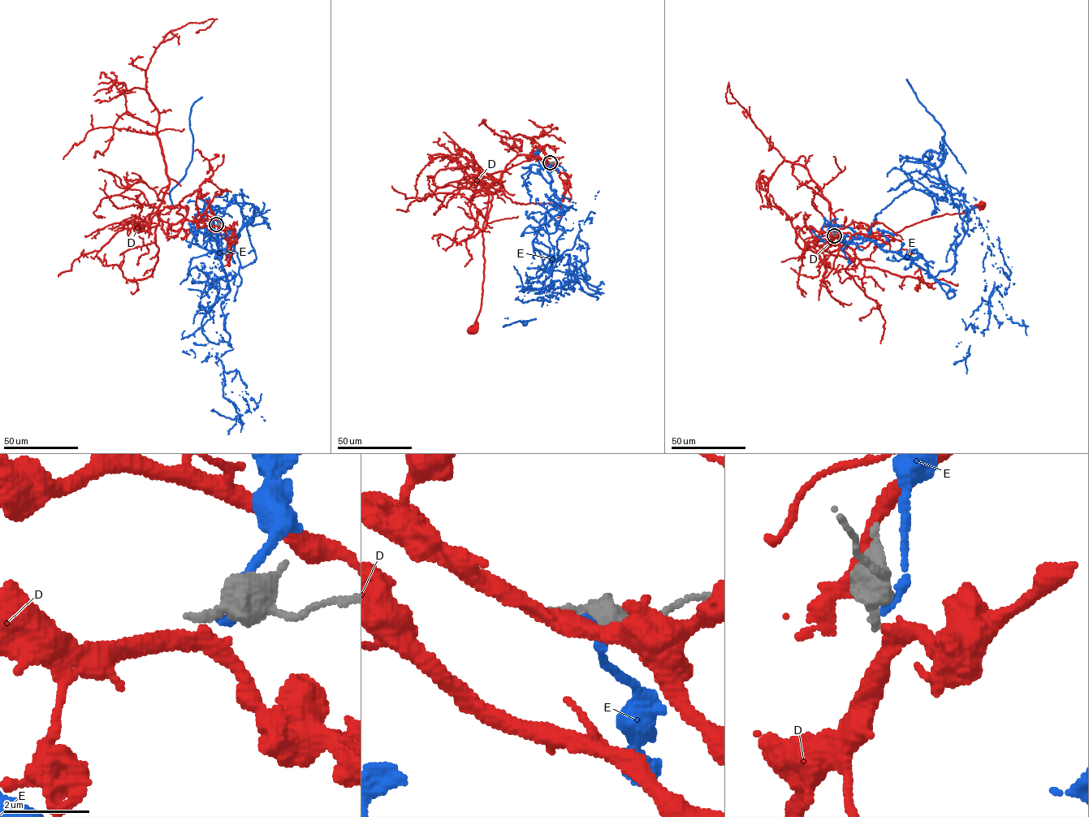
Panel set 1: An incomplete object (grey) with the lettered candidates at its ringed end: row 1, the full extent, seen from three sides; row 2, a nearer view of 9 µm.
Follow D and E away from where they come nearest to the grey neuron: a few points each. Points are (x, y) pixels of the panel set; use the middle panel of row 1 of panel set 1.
D: (550, 162), (537, 157), (517, 155), (499, 179), (496, 181), (491, 177), (483, 226), (481, 305), (471, 330)
E: (550, 163), (563, 211), (533, 241), (550, 263), (542, 297), (558, 257), (590, 220), (545, 194)

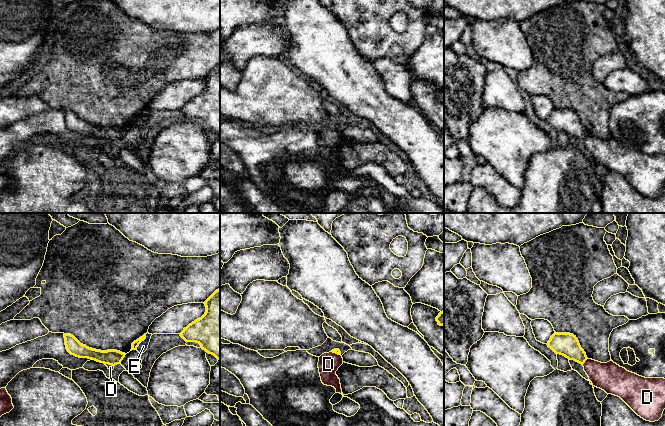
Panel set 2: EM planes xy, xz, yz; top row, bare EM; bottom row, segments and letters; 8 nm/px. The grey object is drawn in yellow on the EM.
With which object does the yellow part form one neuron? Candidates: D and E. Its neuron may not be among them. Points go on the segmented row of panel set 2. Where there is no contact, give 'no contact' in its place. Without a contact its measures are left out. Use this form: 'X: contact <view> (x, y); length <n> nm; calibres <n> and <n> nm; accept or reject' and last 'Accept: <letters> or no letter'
D: contact yz (585, 360); length 70 nm; calibres 190 and 240 nm; reject
E: contact xy (142, 340); length 160 nm; calibres 60 and 70 nm; reject
Accept: no letter

